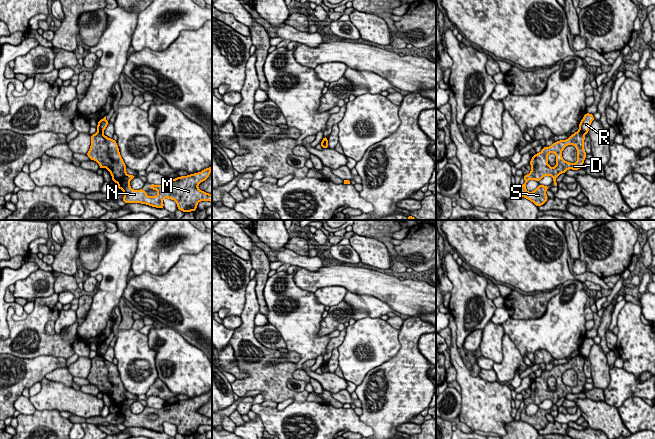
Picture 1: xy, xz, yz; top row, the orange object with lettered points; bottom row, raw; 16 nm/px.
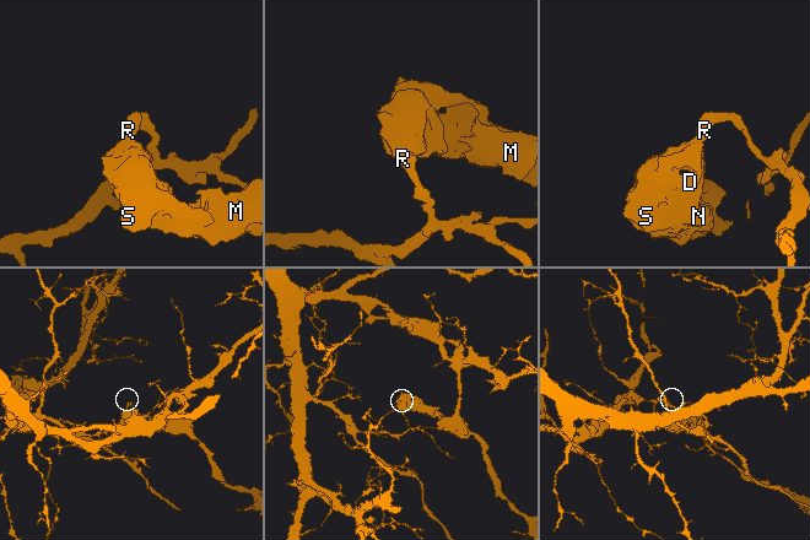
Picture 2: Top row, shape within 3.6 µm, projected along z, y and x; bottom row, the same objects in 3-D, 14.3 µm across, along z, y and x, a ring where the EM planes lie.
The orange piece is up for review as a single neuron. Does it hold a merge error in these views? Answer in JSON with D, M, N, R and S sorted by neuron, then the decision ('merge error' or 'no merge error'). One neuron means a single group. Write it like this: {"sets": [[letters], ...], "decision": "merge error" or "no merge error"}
{"sets": [["D", "M", "N", "S"], ["R"]], "decision": "merge error"}

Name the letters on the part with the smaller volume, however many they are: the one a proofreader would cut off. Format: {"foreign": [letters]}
{"foreign": ["D", "M", "N", "S"]}

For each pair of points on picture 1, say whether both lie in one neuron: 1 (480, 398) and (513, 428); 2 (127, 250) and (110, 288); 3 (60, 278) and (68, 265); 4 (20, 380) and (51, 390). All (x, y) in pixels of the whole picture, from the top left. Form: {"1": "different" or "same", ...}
{"1": "different", "2": "same", "3": "different", "4": "different"}

